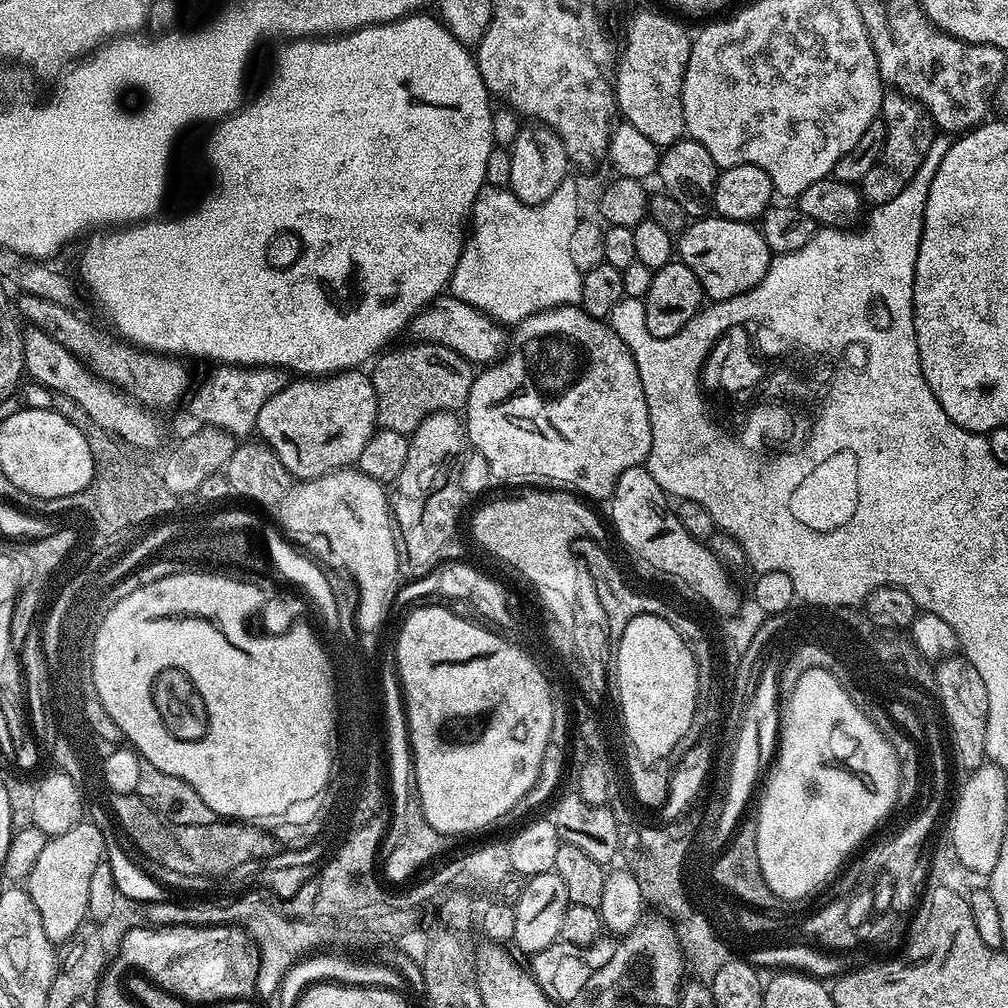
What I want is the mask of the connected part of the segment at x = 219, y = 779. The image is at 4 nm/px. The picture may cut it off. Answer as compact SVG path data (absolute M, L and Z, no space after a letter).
M177 571L171 576L162 578L158 582L150 582L150 586L142 586L138 590L134 590L134 594L130 594L130 598L122 598L116 600L115 603L109 607L108 612L102 618L101 624L97 628L96 637L93 639L93 680L94 687L98 692L98 698L101 699L101 704L105 708L106 714L118 726L119 730L126 733L126 738L129 745L143 759L149 760L151 764L158 770L162 770L166 774L174 774L174 778L178 778L182 782L190 782L190 786L194 786L194 790L198 790L198 798L202 798L202 802L206 802L206 806L210 806L210 810L216 812L217 817L231 818L241 822L262 822L268 815L278 814L281 809L288 807L288 804L293 800L306 801L306 797L316 792L324 782L325 773L328 772L329 762L329 729L332 728L332 701L331 688L328 684L328 666L325 664L324 656L320 652L321 641L312 633L312 628L305 622L297 622L288 632L280 635L261 634L262 636L255 636L254 633L248 629L248 619L252 614L257 613L257 610L264 603L265 593L260 593L260 588L256 584L247 584L244 580L231 580L228 576L215 576L212 572L180 572Z

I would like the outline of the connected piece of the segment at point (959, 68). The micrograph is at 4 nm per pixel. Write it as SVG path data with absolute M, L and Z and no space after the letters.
M944 32L944 38L950 38L950 42L944 40L944 74L940 74L942 86L940 92L932 92L932 104L927 109L937 129L944 131L945 128L946 131L952 132L951 134L960 134L975 128L989 115L987 112L990 93L1006 72L1006 52L993 44L971 44L959 40L948 32Z

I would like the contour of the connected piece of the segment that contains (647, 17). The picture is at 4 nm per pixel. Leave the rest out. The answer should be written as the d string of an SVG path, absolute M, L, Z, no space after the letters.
M640 12L632 20L632 33L628 36L628 45L624 48L624 57L620 60L620 69L614 72L614 91L619 115L627 124L634 126L654 142L657 148L669 148L674 142L685 139L684 107L682 106L682 86L686 66L690 62L690 50L693 37L676 20L668 16L659 16L656 12Z

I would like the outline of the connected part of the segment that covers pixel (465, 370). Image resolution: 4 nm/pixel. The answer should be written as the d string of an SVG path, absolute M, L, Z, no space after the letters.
M423 342L409 345L409 348L393 347L377 355L370 368L376 395L377 425L405 434L411 434L430 414L463 409L474 379L473 365L454 350Z

